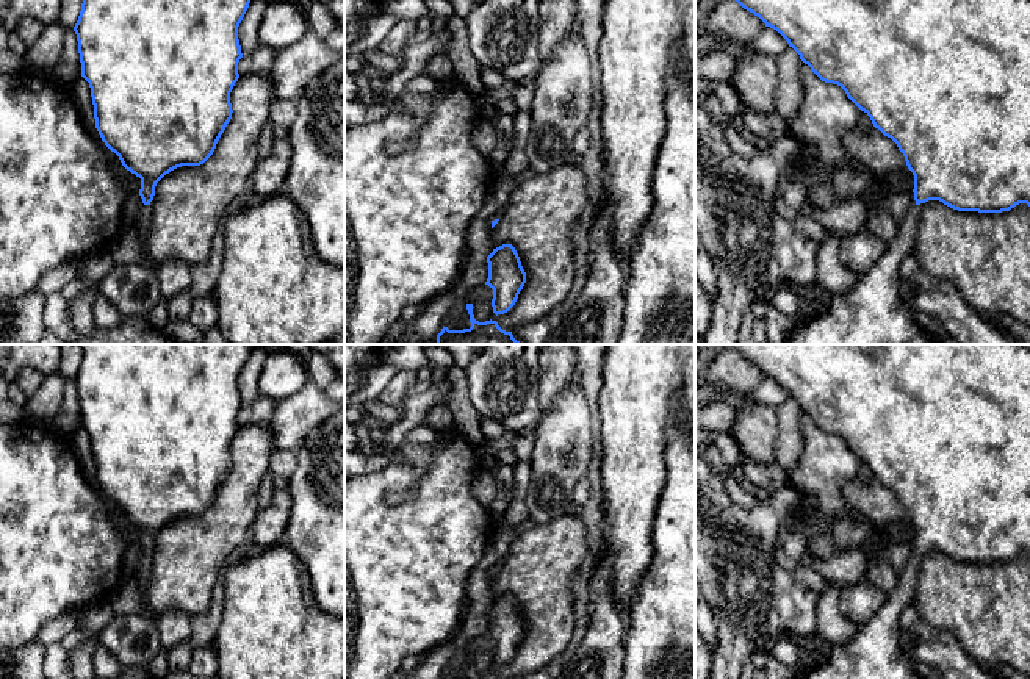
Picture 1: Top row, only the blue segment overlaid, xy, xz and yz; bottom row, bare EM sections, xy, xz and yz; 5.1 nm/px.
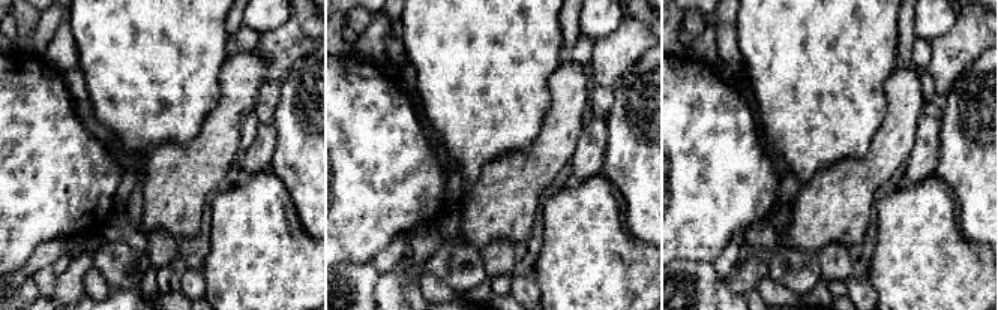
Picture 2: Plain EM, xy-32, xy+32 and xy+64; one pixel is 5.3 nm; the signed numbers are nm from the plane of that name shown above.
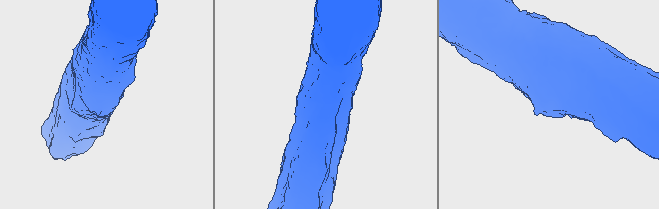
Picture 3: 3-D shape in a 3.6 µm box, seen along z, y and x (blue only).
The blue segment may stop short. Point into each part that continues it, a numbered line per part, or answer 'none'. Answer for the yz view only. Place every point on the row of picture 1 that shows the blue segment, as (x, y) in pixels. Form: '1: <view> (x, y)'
none

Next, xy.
1: xy (143, 222)

